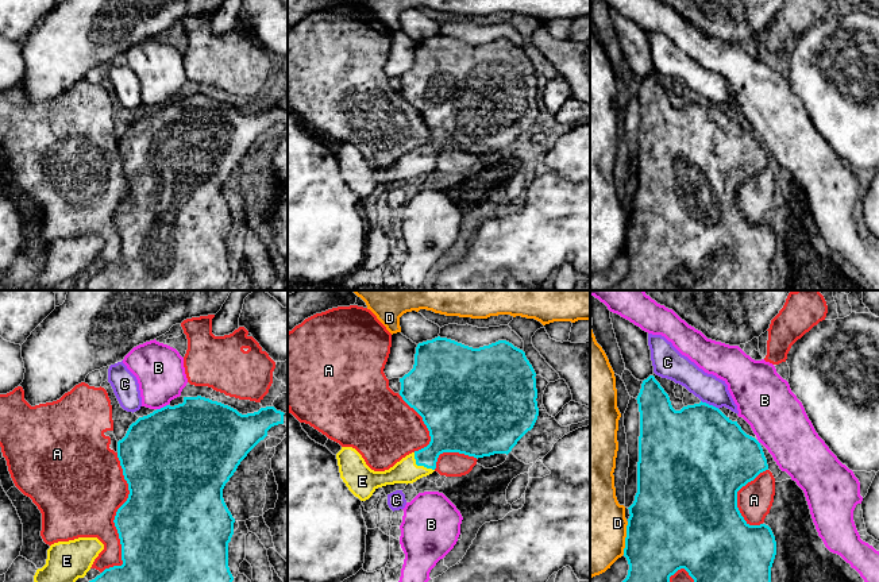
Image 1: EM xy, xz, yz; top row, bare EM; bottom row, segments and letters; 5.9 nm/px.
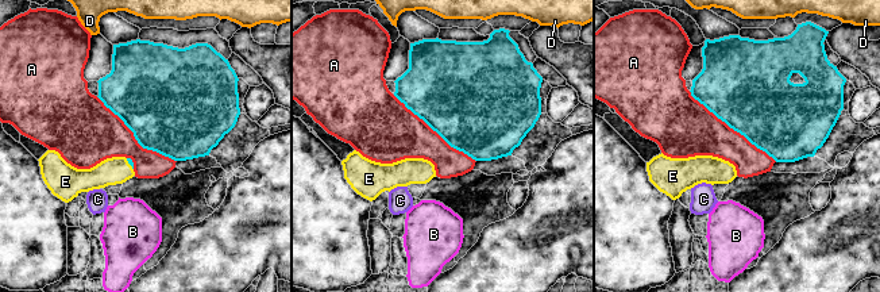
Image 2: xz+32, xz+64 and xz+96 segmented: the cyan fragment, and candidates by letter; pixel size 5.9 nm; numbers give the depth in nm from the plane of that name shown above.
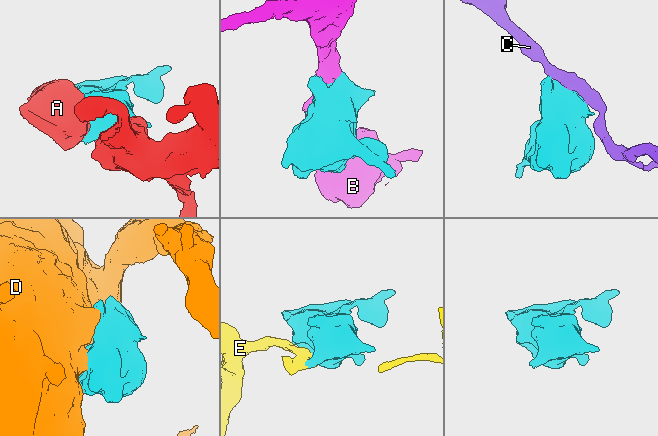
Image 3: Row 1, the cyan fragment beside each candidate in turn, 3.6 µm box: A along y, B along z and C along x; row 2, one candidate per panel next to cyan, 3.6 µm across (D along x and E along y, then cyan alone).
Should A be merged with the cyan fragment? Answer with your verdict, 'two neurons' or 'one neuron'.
one neuron

